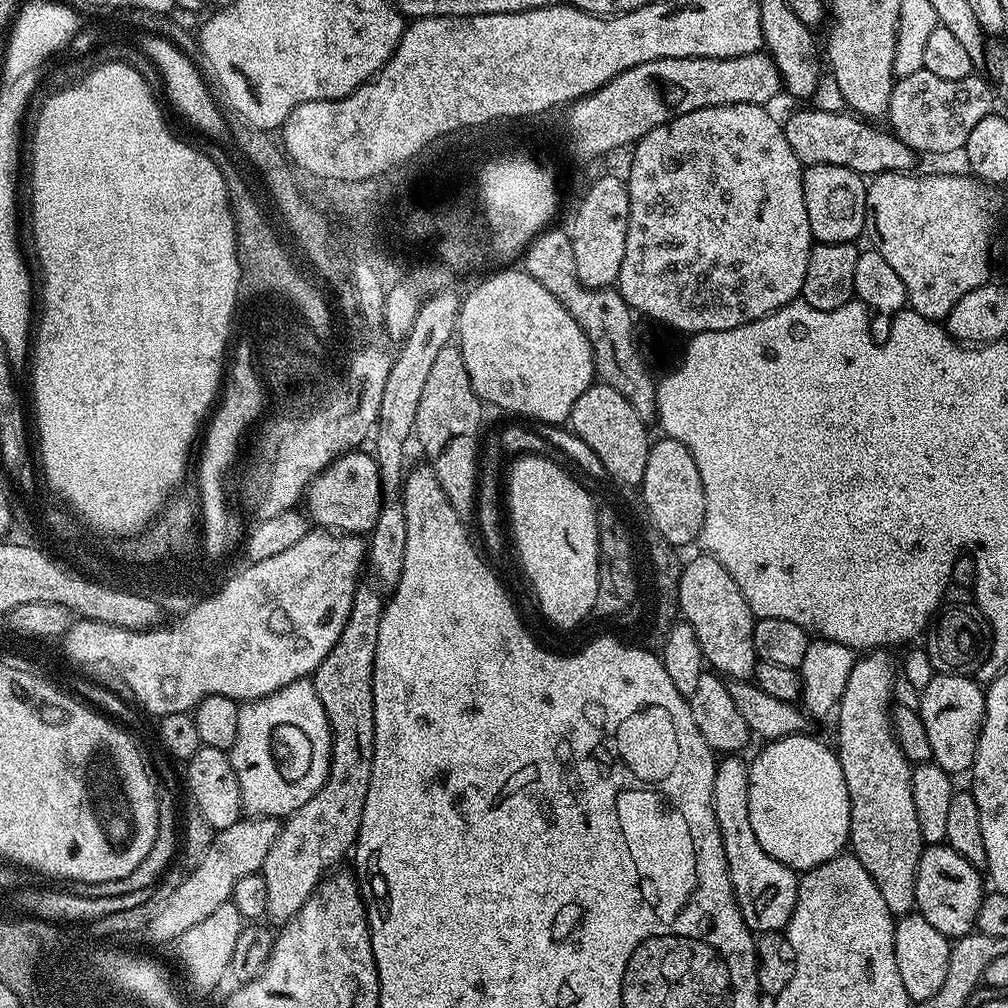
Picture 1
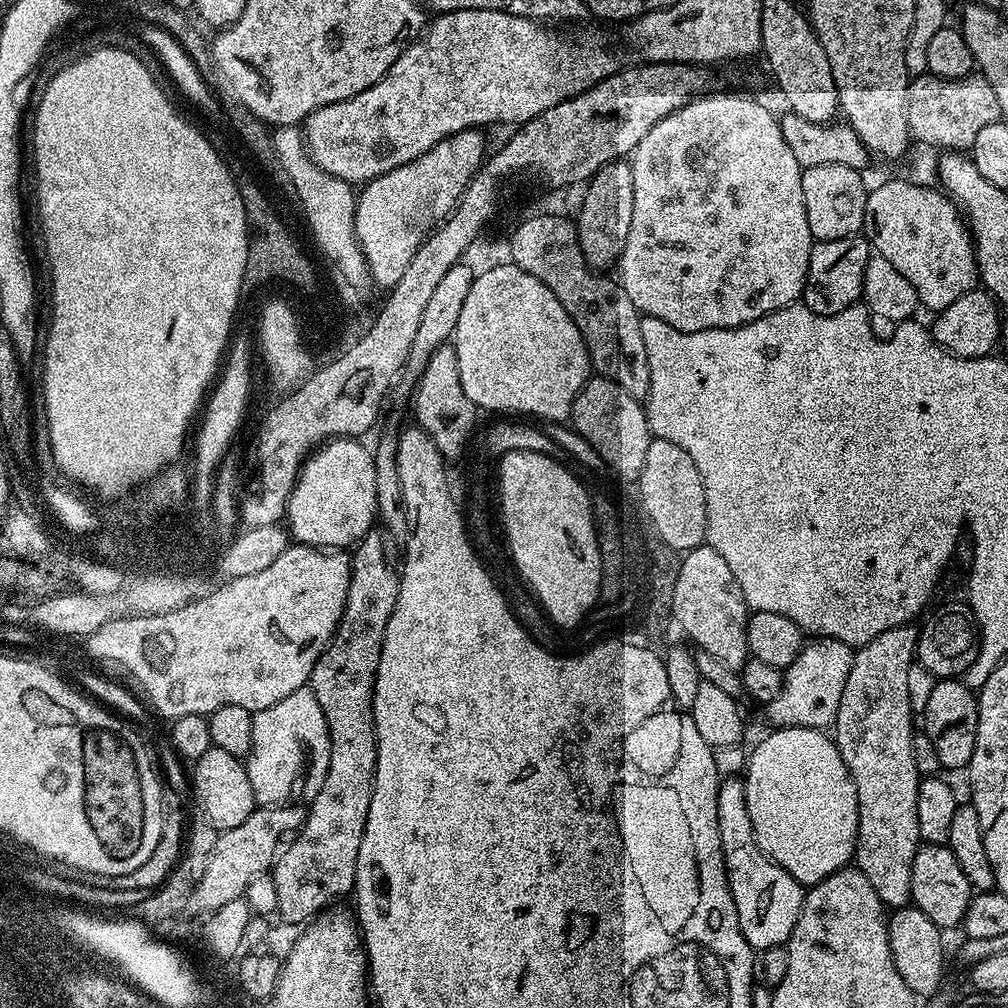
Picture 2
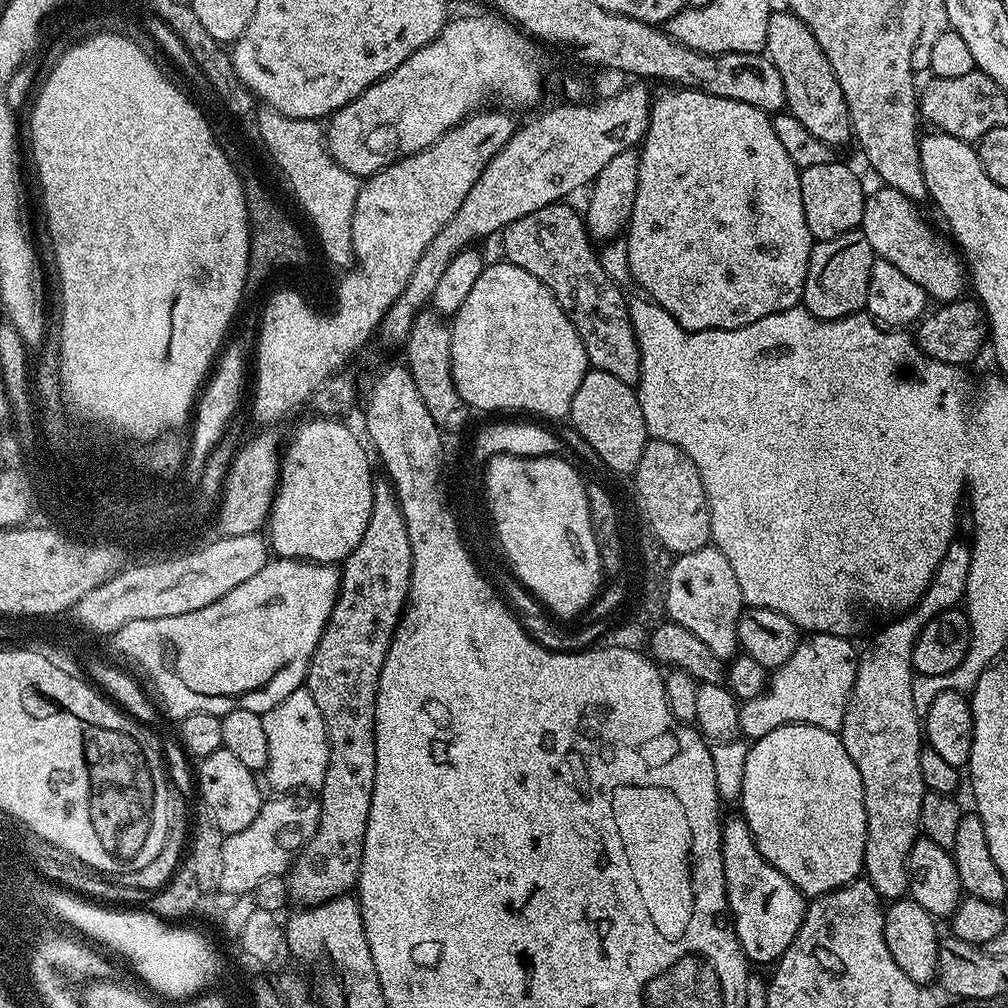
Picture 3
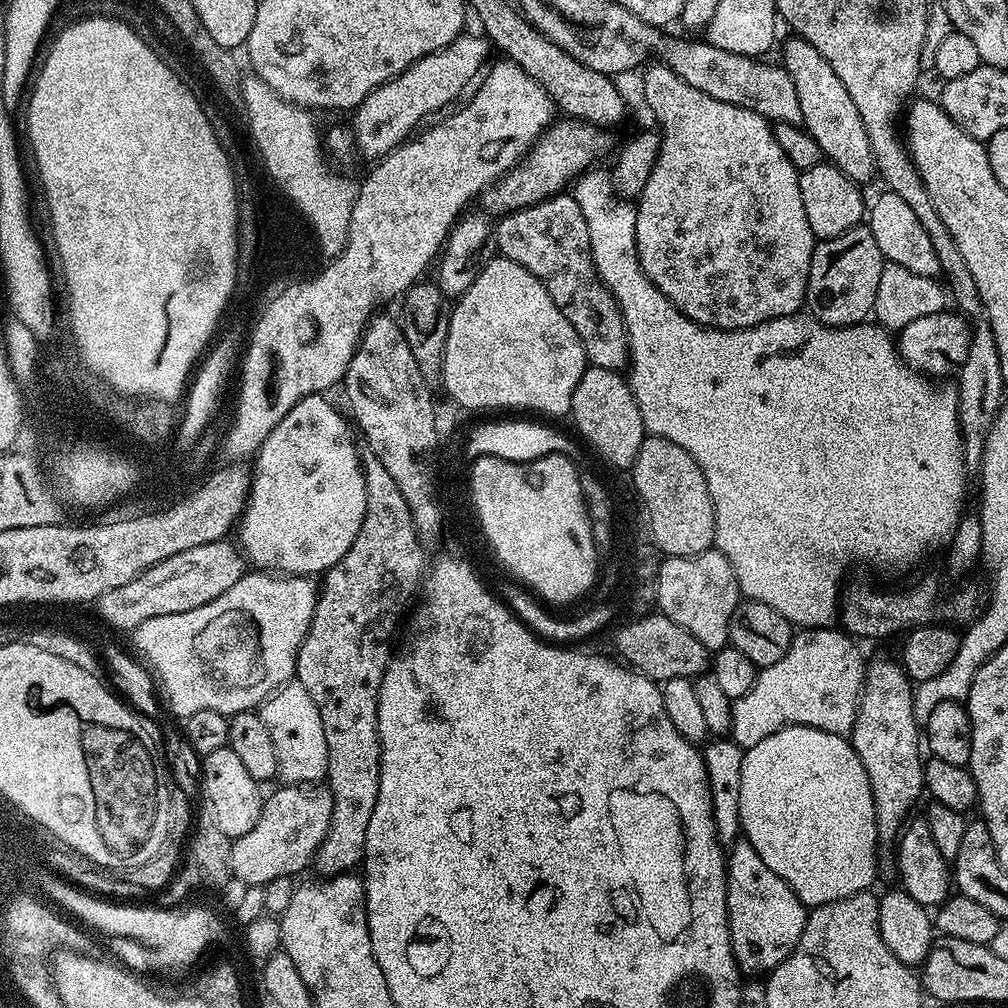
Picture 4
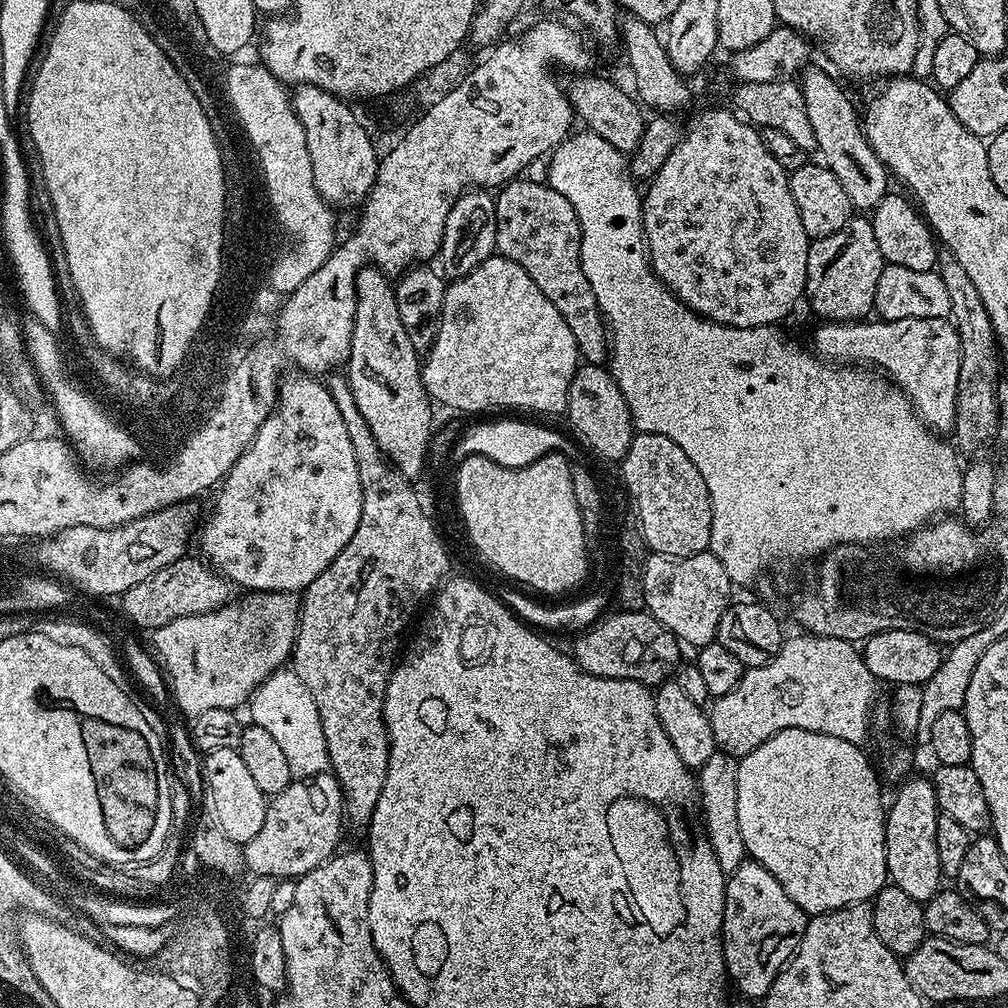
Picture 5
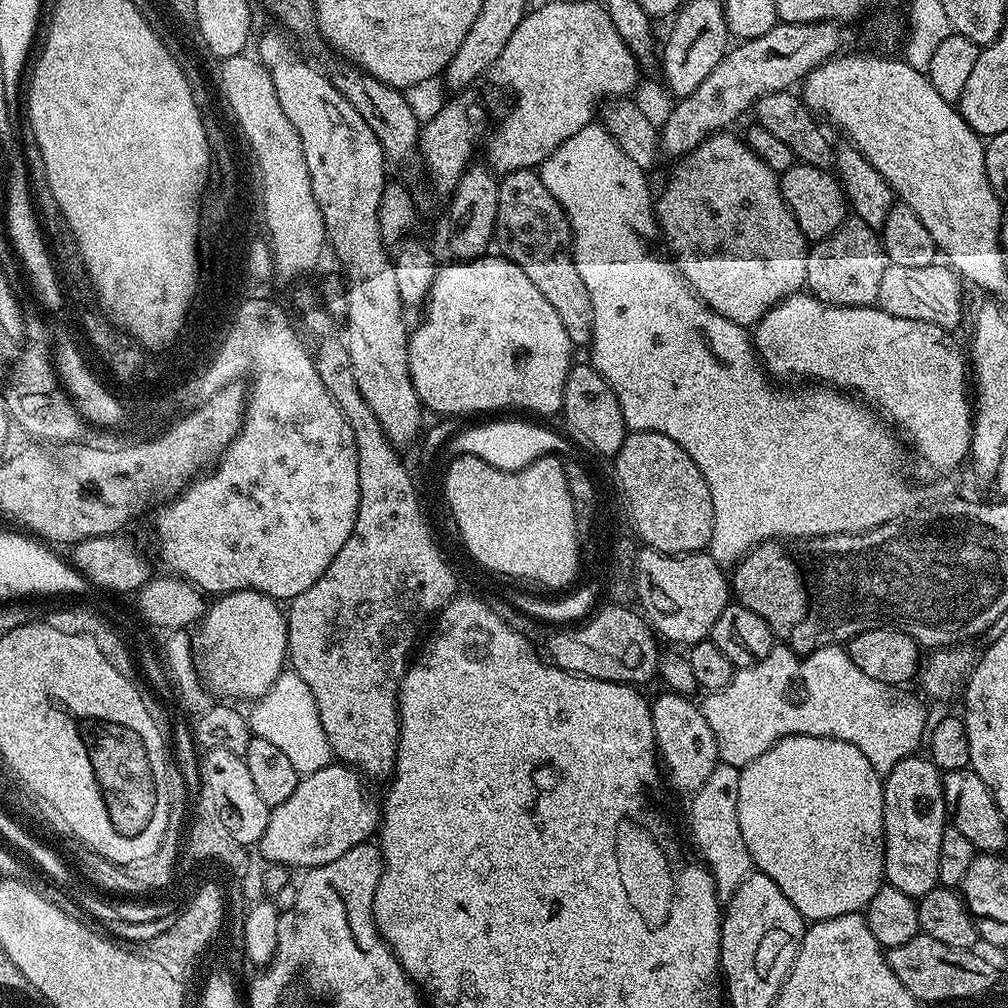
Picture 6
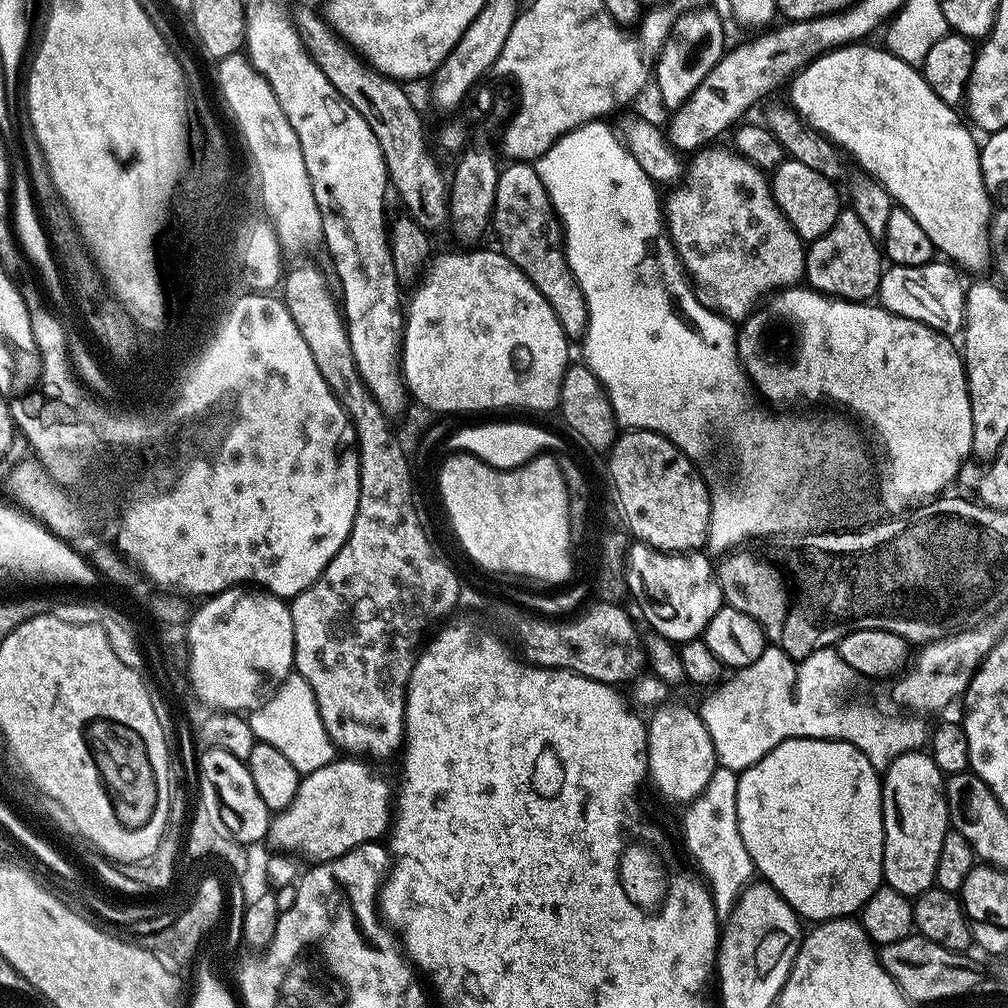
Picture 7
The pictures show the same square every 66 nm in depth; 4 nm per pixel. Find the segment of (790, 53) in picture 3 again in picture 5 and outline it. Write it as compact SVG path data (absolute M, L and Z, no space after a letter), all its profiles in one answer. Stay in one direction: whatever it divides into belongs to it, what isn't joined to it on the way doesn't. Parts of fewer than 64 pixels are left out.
M812 67L803 69L798 83L806 98L806 114L810 117L810 127L814 130L819 159L825 168L831 170L834 178L842 182L842 190L846 190L853 209L874 209L884 196L889 195L890 173L878 154L874 154L864 133L861 115L852 106L847 94L840 89L839 82L835 80L837 77L831 71L823 72L820 68Z

